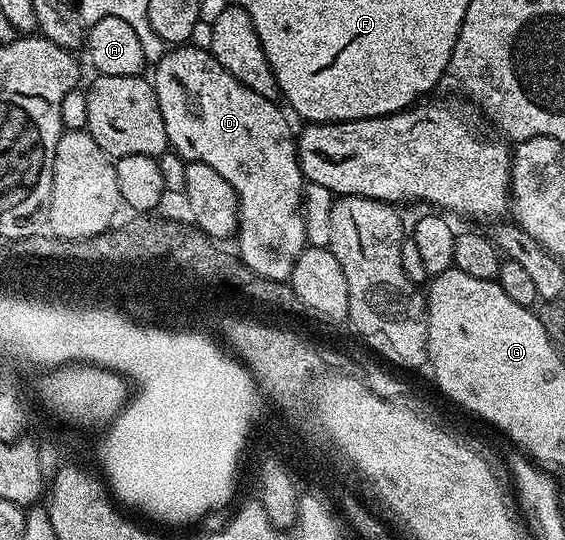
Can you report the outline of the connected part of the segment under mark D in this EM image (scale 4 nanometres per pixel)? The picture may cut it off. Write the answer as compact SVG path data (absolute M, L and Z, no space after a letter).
M174 46L169 50L163 51L162 57L153 65L154 76L152 75L152 83L154 93L160 102L160 114L164 114L164 126L166 133L170 139L169 147L173 149L179 156L187 161L198 161L206 163L216 173L220 174L229 182L238 196L238 226L236 231L236 239L238 238L238 247L236 252L241 257L243 263L247 265L256 275L262 276L264 279L289 281L290 271L294 269L294 263L298 260L298 255L302 253L302 249L307 247L306 231L304 230L304 218L302 217L302 189L304 187L304 177L302 167L298 164L298 150L296 147L295 137L290 136L290 128L286 125L287 113L277 107L275 101L264 98L260 94L256 94L256 90L248 90L248 86L244 86L240 82L236 82L236 78L232 78L232 74L228 74L228 70L224 70L224 66L220 66L220 62L216 62L216 58L209 50L205 48L195 48L193 46Z

